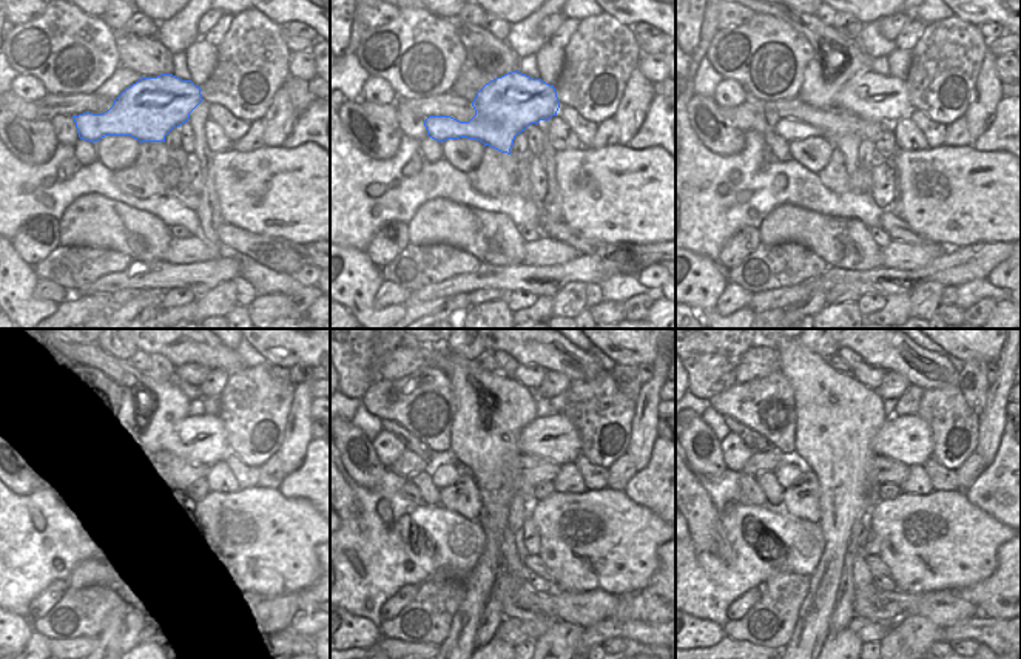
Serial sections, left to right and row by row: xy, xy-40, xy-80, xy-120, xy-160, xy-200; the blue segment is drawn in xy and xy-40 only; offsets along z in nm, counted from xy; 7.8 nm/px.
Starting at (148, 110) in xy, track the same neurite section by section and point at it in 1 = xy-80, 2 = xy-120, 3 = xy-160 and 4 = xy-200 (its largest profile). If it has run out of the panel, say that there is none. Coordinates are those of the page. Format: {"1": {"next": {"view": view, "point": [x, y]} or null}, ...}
{"1": {"next": {"view": "xy-80", "point": [875, 98]}}, "2": {"next": {"view": "xy-120", "point": [202, 440]}}, "3": {"next": {"view": "xy-160", "point": [552, 437]}}, "4": {"next": {"view": "xy-200", "point": [907, 440]}}}

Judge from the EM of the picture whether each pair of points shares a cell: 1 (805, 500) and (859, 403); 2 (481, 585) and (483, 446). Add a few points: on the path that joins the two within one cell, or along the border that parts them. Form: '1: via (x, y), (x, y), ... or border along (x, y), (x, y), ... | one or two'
1: border along (808, 468), (818, 482), (818, 510), (822, 516) | two
2: via (491, 551), (492, 480) | one

